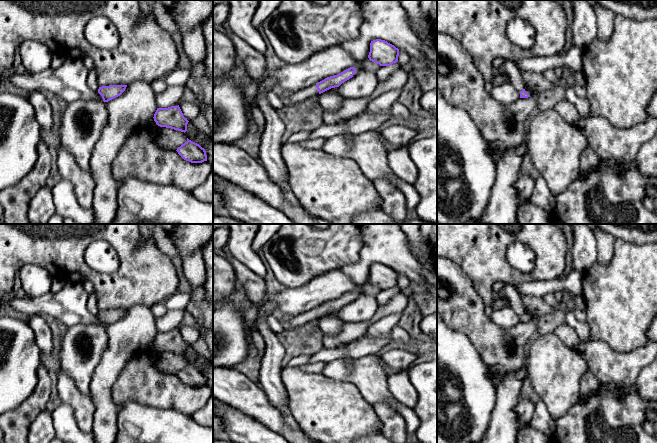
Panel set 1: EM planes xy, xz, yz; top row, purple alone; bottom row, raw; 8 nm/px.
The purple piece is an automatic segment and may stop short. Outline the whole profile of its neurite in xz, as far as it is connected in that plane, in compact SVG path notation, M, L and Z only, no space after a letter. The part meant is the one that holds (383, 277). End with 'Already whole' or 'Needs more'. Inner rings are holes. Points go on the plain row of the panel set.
M376 263L370 267L368 282L380 290L390 290L398 286L399 273L385 264Z. Already whole

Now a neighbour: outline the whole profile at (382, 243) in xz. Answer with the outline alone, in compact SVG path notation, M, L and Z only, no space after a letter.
M361 224L363 247L359 261L339 270L354 284L368 281L370 267L381 263L403 273L410 282L423 283L437 301L437 275L424 268L407 246L407 236L400 224Z

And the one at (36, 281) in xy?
M28 264L22 267L18 273L27 296L36 298L51 291L53 278L42 267Z

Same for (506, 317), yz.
M510 306L493 309L489 315L490 319L500 328L509 329L520 322L520 316Z

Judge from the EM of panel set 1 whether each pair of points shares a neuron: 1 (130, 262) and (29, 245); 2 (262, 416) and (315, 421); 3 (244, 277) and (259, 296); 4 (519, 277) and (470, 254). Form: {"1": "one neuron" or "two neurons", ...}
{"1": "one neuron", "2": "two neurons", "3": "one neuron", "4": "one neuron"}

